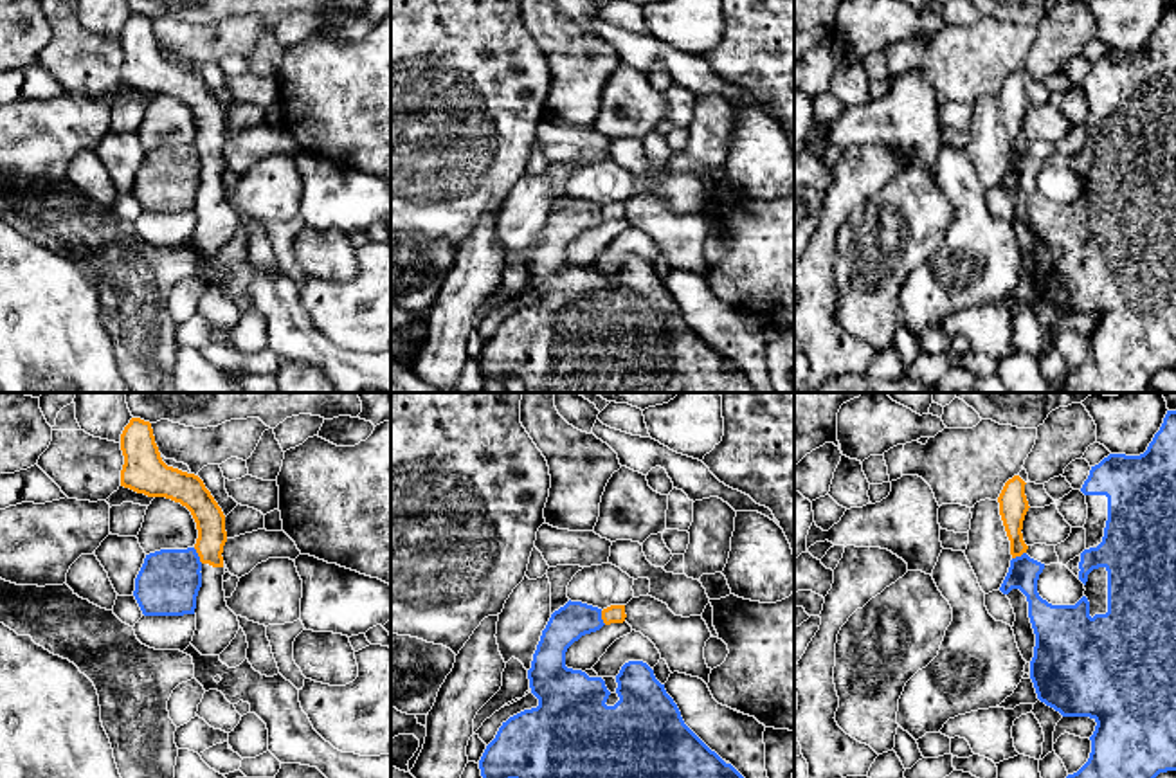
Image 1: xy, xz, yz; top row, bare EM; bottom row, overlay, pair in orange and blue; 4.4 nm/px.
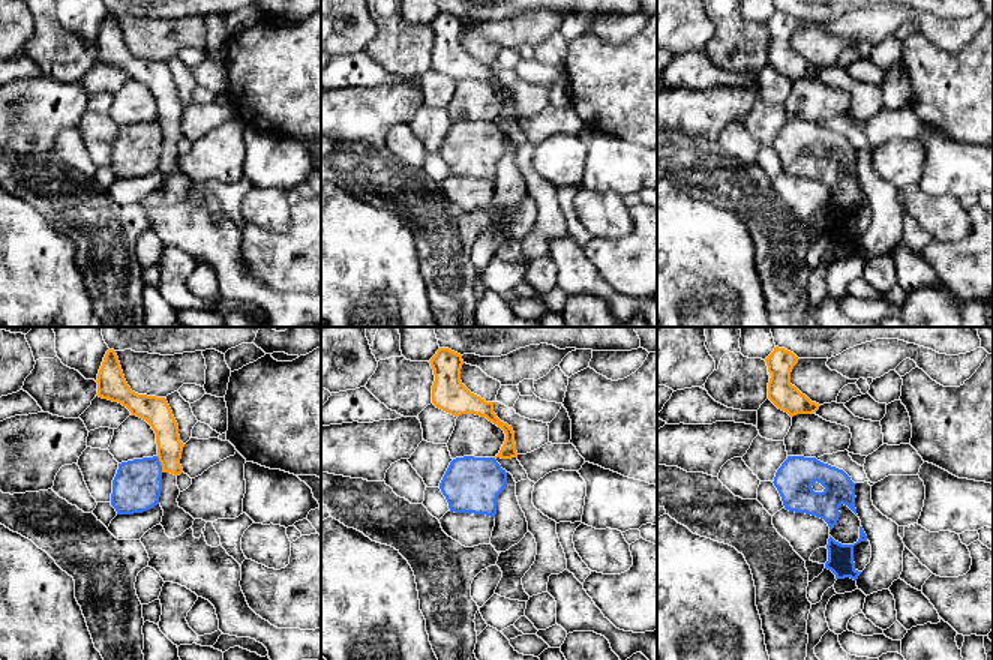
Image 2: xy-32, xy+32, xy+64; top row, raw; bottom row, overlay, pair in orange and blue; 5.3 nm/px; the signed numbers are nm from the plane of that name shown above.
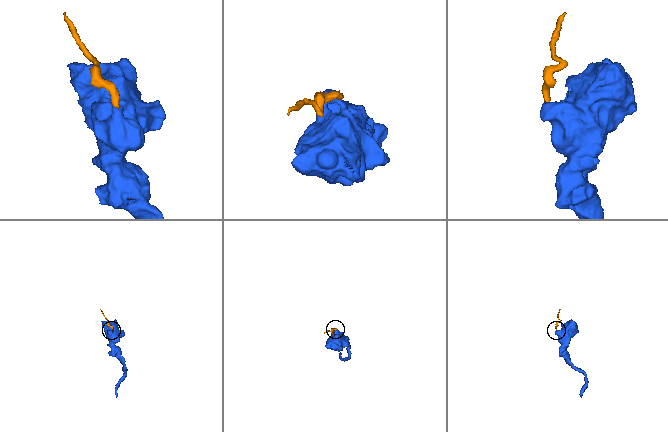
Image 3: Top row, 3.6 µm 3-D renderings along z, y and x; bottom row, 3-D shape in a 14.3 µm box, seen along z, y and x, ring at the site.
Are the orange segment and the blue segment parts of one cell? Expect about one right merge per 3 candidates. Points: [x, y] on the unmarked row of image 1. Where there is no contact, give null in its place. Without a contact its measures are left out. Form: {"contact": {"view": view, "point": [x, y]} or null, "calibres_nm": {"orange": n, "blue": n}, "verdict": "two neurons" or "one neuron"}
{"contact": {"view": "xy", "point": [199, 152]}, "calibres_nm": {"orange": 130, "blue": 280}, "verdict": "two neurons"}

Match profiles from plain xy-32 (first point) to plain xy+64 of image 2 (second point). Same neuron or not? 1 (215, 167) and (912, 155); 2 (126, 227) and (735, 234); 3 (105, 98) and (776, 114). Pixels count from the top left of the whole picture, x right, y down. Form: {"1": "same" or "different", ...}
{"1": "same", "2": "different", "3": "different"}

